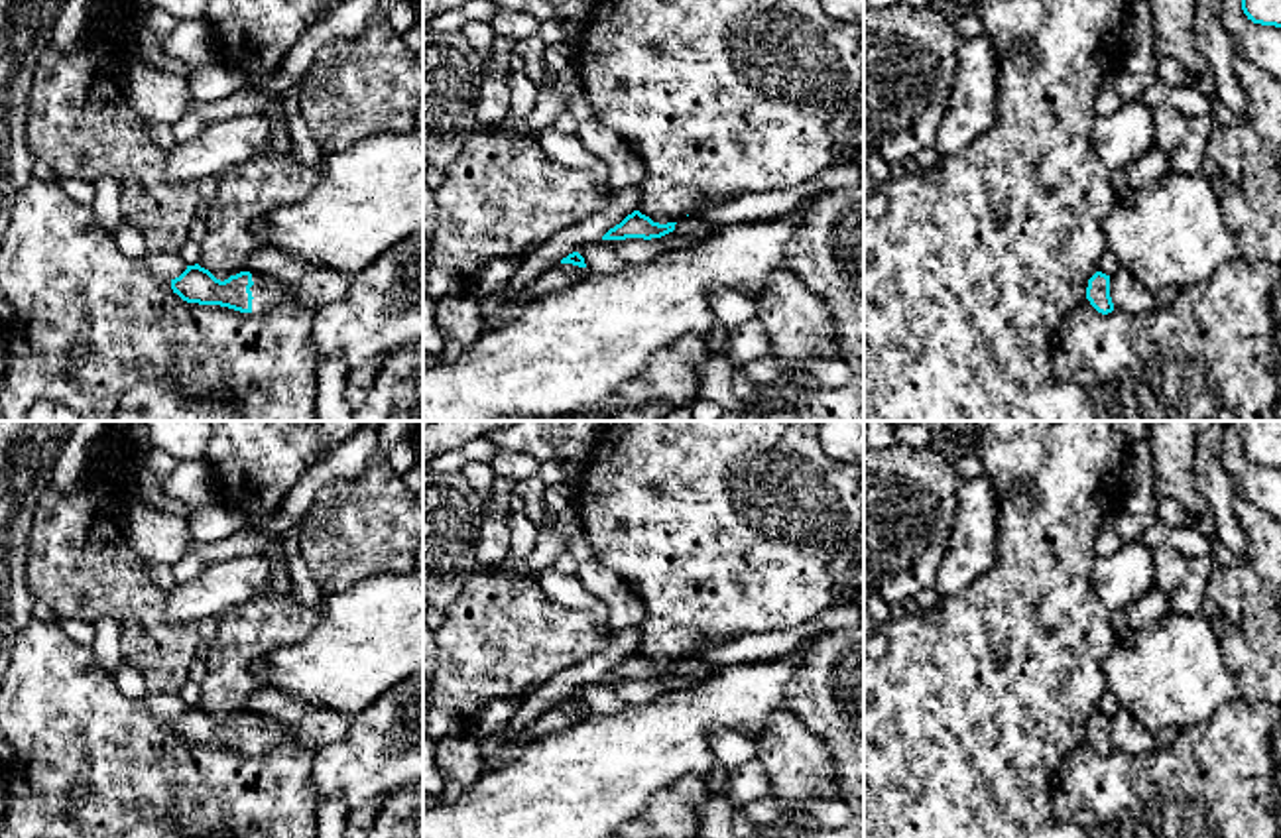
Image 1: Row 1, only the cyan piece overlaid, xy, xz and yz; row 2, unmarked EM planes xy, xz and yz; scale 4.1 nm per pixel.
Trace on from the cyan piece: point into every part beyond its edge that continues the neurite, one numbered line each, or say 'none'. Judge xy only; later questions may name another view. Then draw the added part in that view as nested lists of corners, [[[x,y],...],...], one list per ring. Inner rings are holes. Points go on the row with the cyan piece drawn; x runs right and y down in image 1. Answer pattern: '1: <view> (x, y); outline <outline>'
1: xy (266, 292); outline [[[252,271],[254,285],[252,291],[252,313],[260,315],[266,313],[272,305],[283,299],[297,301],[297,289],[293,281],[279,281],[275,277]]]

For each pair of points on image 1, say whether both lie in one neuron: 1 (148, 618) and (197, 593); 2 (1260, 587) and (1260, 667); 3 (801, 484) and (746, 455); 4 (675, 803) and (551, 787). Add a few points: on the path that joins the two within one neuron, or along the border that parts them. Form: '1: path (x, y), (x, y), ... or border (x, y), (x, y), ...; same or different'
1: border (166, 593), (166, 618), (176, 624), (195, 626); different
2: path (1260, 606), (1260, 648); same
3: path (788, 484), (776, 484), (760, 469); same
4: border (693, 778), (681, 778), (658, 791), (634, 817); different

